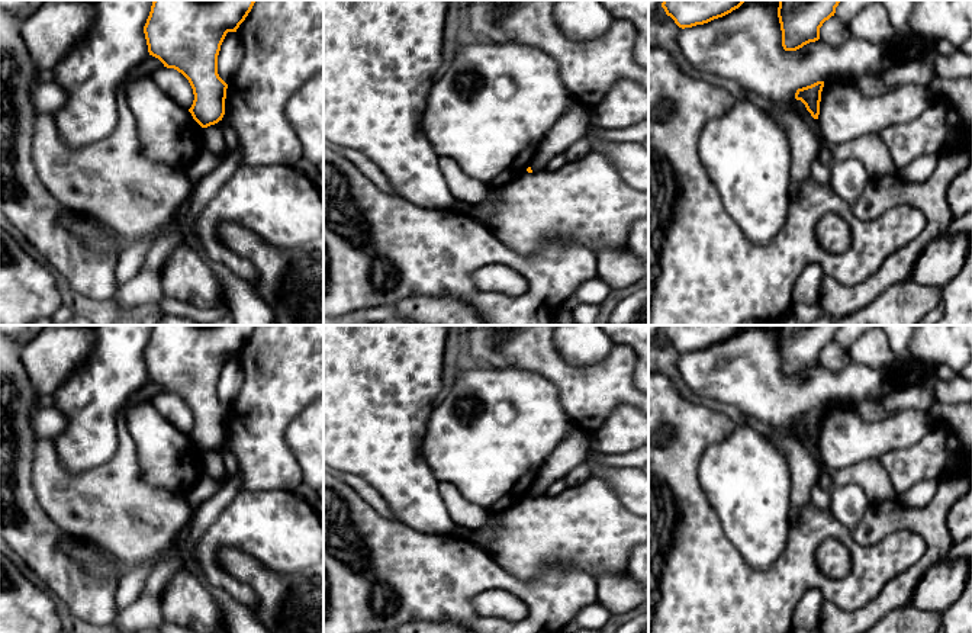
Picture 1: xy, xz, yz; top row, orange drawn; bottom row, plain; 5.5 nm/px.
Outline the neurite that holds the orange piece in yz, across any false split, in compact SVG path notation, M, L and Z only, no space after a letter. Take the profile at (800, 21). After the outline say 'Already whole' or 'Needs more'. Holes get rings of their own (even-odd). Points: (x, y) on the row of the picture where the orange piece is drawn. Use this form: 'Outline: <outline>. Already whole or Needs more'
Outline: M779 0L778 17L785 51L796 51L820 39L820 28L841 0Z. Already whole

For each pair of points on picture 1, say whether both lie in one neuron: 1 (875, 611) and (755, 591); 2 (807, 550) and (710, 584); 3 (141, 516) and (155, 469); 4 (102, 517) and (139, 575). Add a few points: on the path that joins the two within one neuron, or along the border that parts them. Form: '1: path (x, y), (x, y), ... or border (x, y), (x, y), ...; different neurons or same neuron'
1: border (884, 587), (872, 600), (852, 611), (824, 600); different neurons
2: path (782, 575), (773, 584), (734, 584); same neuron
3: border (137, 455), (141, 475), (150, 484), (183, 495); different neurons
4: border (148, 564), (148, 575), (139, 593); different neurons

